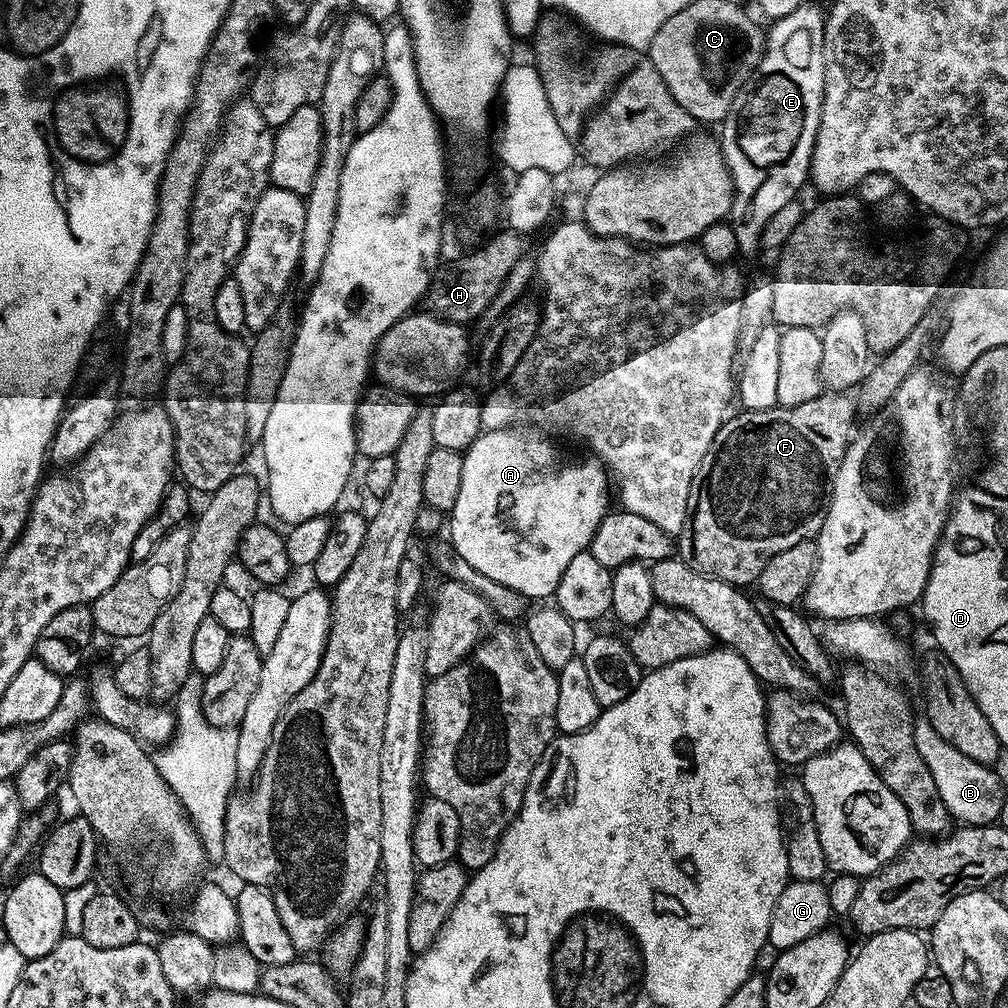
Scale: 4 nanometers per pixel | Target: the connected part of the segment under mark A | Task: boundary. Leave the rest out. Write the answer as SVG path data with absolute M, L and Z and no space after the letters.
M519 427L503 428L498 431L486 430L478 435L476 440L463 453L461 487L458 489L458 499L450 513L452 521L449 519L446 524L446 532L448 530L449 534L452 535L452 539L450 539L451 546L455 548L458 555L461 555L462 558L469 562L470 566L486 577L492 578L494 582L498 582L502 586L508 586L530 600L546 596L551 597L555 593L557 584L561 580L561 574L566 570L567 563L574 558L575 554L587 549L595 530L601 524L602 518L610 510L610 504L608 504L610 480L604 466L598 462L580 465L558 464L557 460L552 458L550 454L550 444L547 440L549 439L539 431Z

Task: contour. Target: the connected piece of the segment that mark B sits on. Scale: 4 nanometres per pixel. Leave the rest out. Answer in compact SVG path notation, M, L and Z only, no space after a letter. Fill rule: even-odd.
M927 722L917 723L914 727L914 746L918 746L918 754L922 754L922 762L930 770L930 778L934 778L934 786L938 786L938 794L946 806L949 817L964 826L974 824L991 824L999 821L1002 810L1002 798L1006 788L1000 785L993 769L986 764L974 762L974 758L966 758L962 750L954 750L938 730Z

